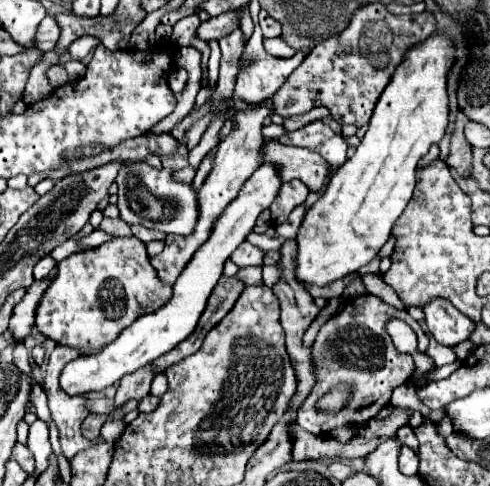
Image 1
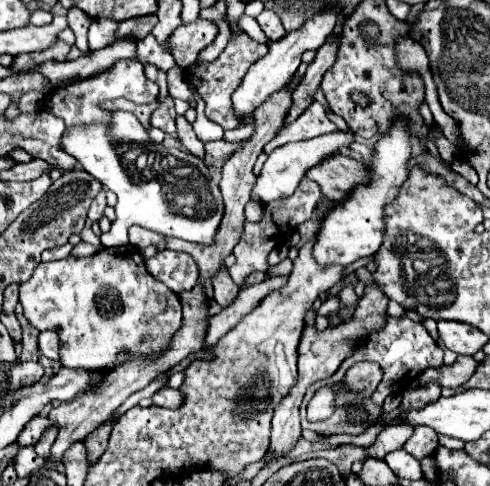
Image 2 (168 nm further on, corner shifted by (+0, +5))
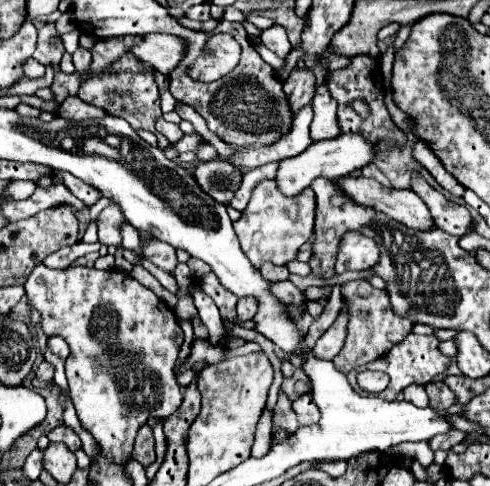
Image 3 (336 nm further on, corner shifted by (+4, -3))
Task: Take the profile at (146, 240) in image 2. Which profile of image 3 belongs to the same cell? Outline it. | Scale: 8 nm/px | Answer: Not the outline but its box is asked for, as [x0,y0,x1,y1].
[142,240,178,272]

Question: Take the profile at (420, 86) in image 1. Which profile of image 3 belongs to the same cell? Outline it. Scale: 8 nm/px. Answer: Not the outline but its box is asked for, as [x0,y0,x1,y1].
[336,232,380,274]

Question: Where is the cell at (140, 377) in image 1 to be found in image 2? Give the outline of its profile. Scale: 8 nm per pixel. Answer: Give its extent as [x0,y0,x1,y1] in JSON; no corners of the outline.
[86,416,118,462]

